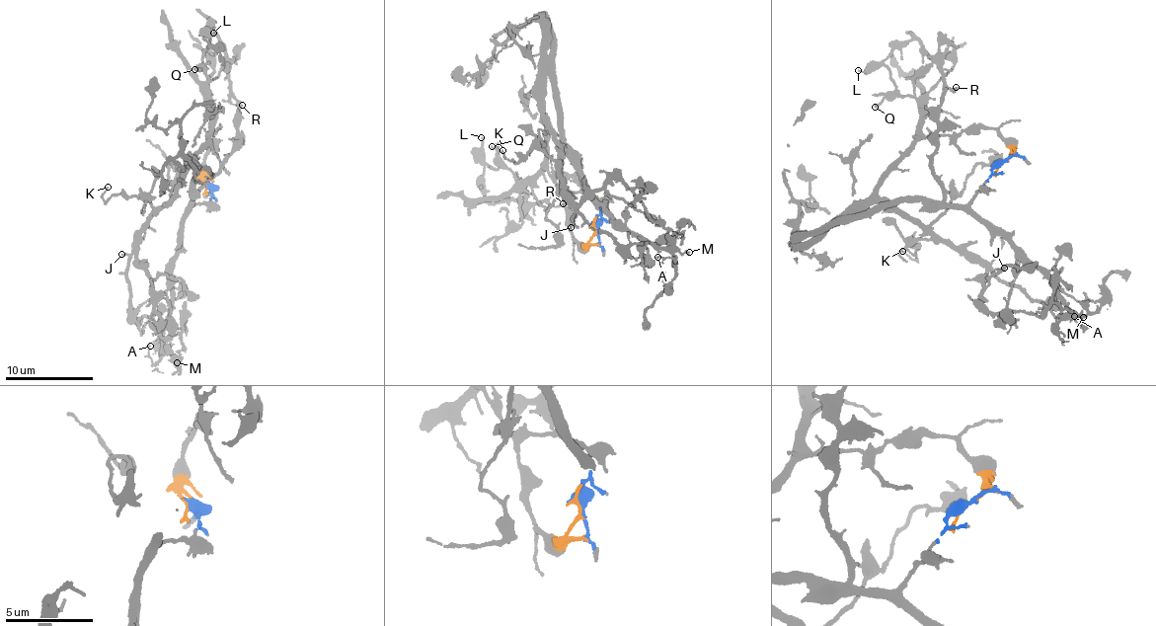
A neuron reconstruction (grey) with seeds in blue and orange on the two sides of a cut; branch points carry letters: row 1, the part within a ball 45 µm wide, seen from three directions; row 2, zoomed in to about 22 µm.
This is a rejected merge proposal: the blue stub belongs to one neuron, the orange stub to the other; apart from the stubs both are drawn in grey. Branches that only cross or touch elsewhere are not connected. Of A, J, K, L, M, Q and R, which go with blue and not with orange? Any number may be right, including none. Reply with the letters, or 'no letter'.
A, M, R

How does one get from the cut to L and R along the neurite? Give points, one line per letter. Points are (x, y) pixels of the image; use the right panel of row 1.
L: (1001, 163), (1011, 148), (995, 128), (927, 135), (920, 104), (899, 93), (886, 68), (857, 69)
R: (1000, 163), (965, 204), (947, 202), (943, 197), (932, 156), (941, 94), (946, 87), (954, 91), (955, 87)

